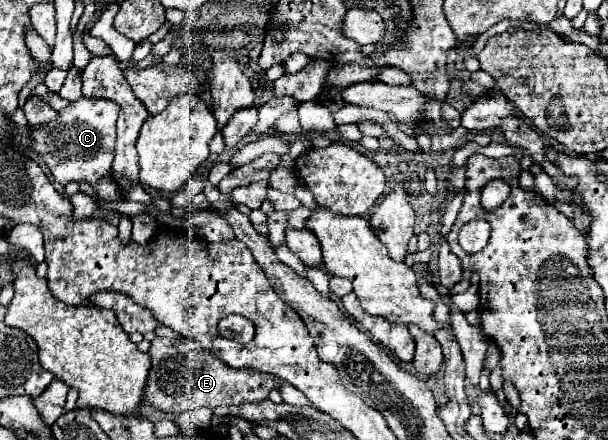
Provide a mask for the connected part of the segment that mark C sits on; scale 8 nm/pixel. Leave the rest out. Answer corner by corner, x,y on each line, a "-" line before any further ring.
80,97
70,107
60,111
58,121
50,121
42,131
32,131
32,149
42,155
44,163
48,165
52,177
66,185
68,181
88,181
96,183
104,177
115,156
116,119
120,107
114,101
106,99
86,99

